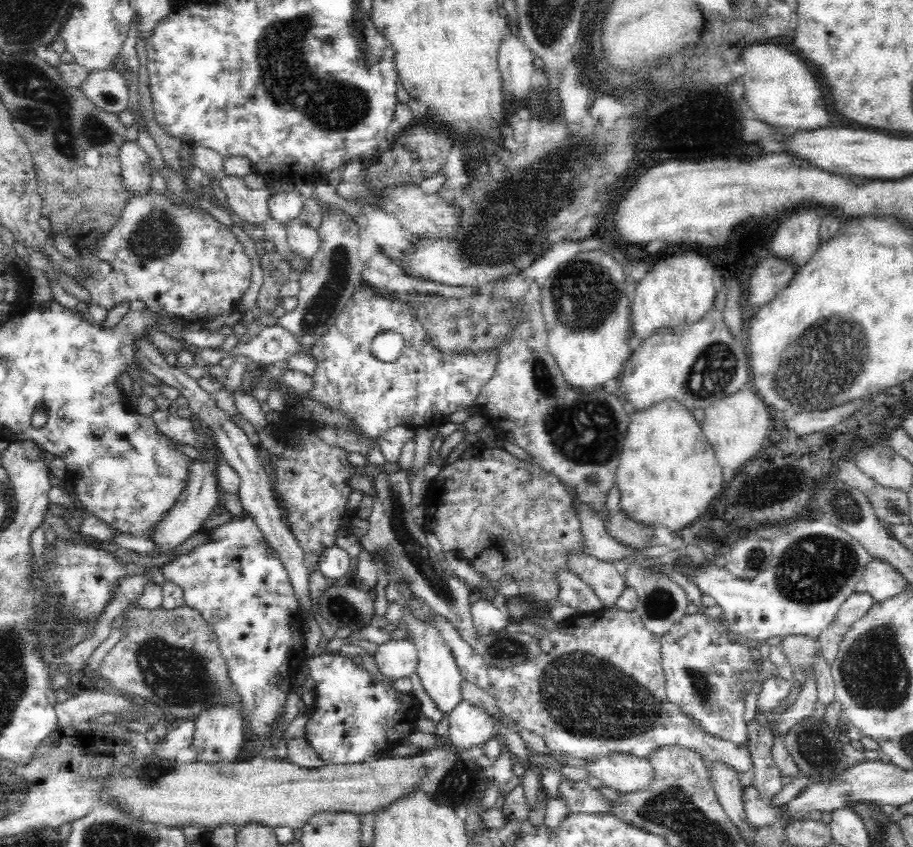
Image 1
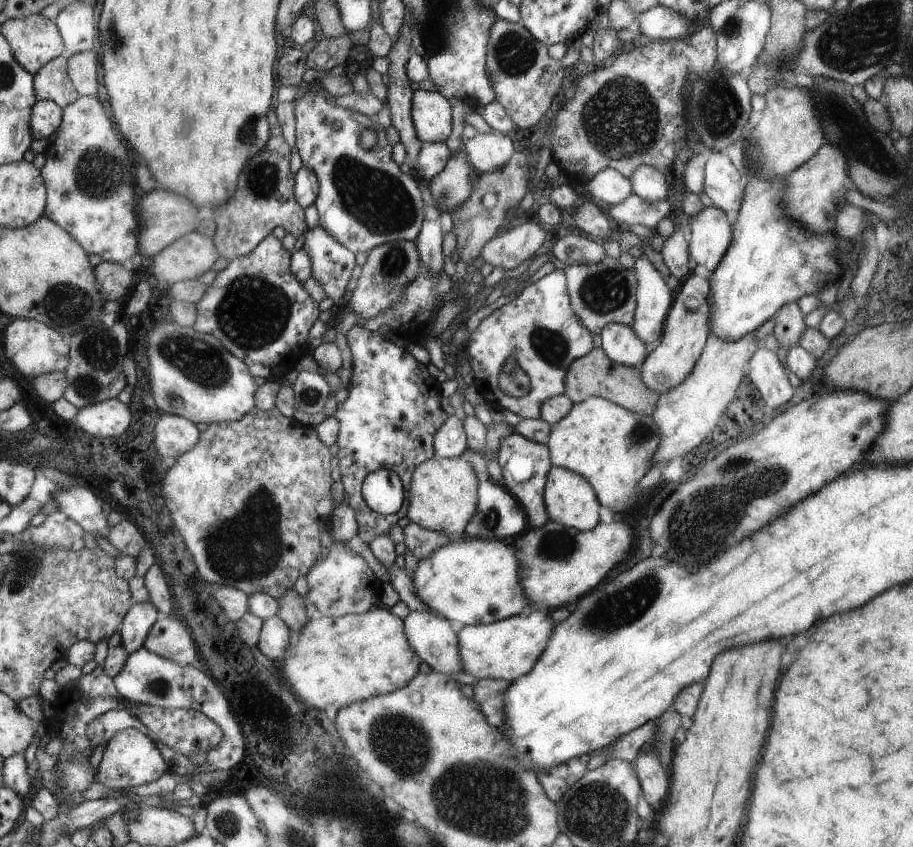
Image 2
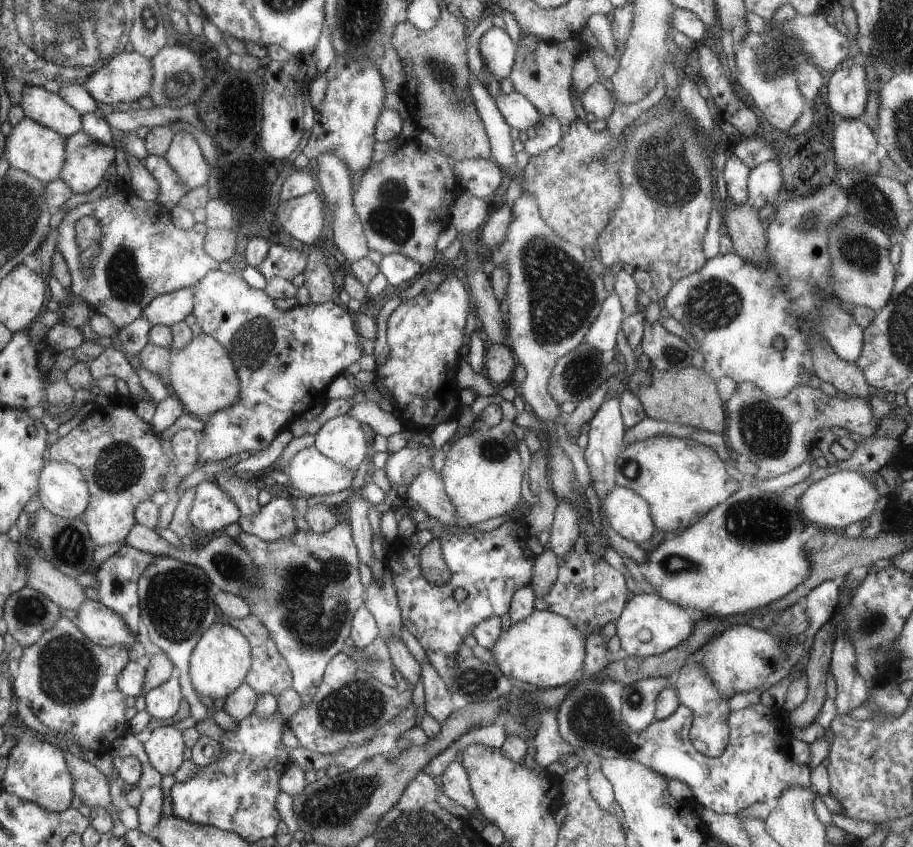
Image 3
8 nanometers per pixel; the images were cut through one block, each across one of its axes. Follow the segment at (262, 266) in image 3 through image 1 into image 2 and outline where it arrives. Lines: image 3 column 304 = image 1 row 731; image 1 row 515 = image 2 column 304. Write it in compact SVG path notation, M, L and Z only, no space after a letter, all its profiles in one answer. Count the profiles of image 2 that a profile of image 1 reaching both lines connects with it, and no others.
M321 226L309 228L304 238L301 250L309 256L311 276L320 284L326 298L339 300L353 268L353 252L331 238Z

